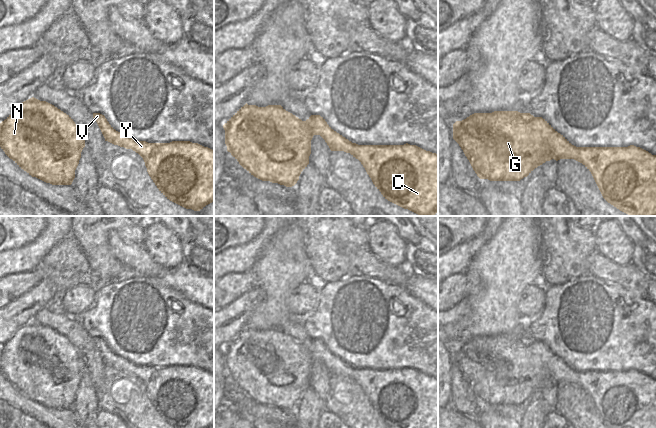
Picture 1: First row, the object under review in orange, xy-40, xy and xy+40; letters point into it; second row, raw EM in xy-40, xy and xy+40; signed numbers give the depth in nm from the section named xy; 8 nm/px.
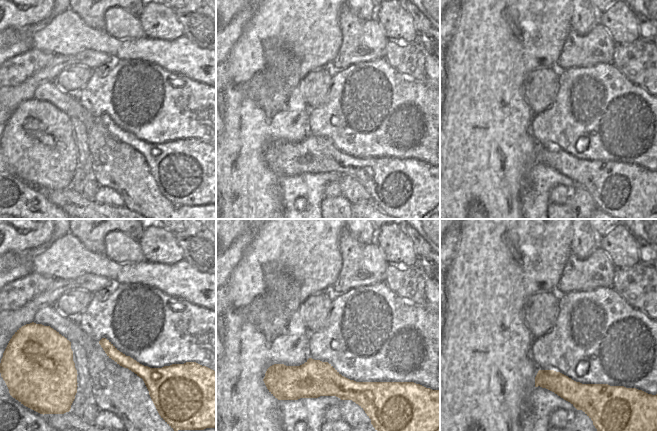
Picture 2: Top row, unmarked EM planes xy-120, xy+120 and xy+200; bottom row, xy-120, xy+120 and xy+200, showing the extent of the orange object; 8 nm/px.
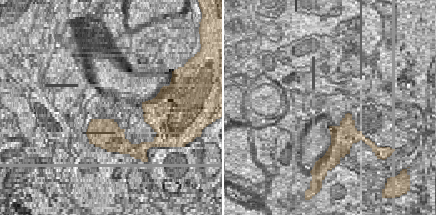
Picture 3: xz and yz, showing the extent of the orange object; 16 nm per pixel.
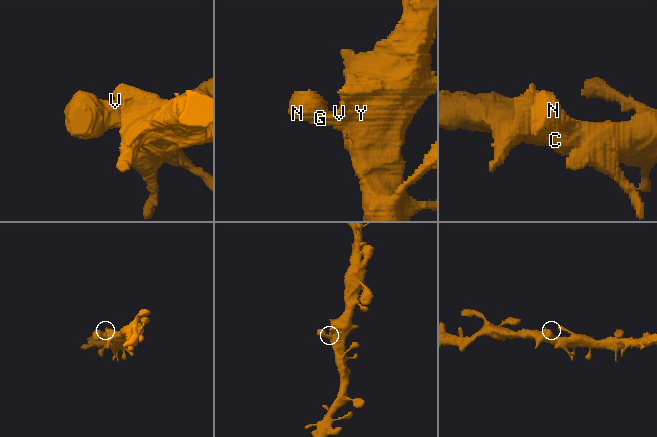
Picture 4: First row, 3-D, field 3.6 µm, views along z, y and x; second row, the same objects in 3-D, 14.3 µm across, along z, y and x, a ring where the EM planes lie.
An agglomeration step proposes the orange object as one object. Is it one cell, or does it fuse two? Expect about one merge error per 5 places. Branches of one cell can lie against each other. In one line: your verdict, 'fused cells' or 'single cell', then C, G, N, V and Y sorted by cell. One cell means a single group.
single cell | C G N V Y

